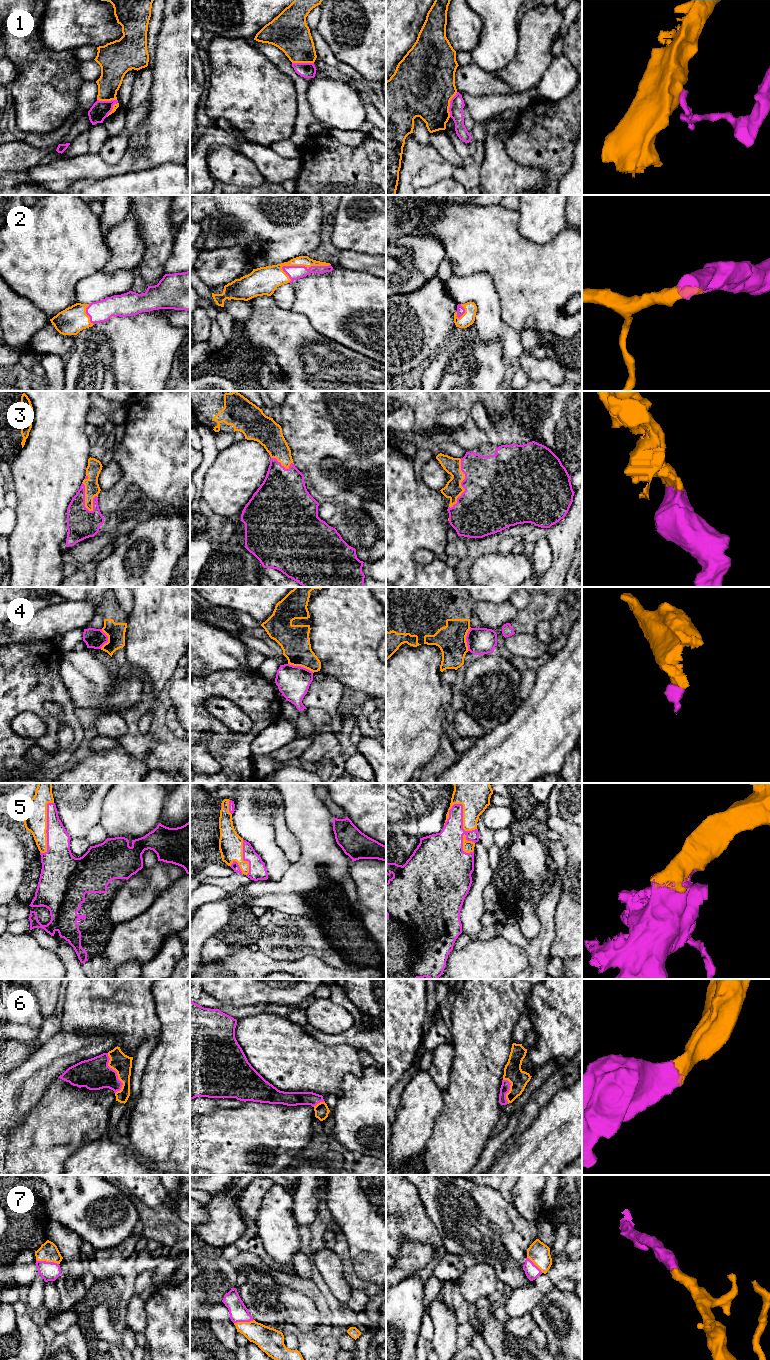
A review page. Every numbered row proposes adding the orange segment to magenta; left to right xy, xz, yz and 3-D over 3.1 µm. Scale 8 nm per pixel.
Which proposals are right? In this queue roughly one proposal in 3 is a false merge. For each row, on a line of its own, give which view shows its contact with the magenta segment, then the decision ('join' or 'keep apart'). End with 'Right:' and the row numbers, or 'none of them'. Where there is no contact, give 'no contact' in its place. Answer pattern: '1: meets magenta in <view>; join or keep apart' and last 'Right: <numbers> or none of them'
1: meets magenta in yz; keep apart
2: meets magenta in xz; join
3: meets magenta in yz; join
4: meets magenta in xz; keep apart
5: meets magenta in yz; join
6: meets magenta in xy; join
7: meets magenta in xy; join
Right: 2, 3, 5, 6, 7

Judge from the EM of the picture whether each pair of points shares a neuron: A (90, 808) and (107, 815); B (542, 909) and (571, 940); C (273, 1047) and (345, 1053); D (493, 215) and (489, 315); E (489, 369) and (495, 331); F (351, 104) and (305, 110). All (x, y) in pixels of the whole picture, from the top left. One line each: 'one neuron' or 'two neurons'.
A: two neurons
B: two neurons
C: one neuron
D: two neurons
E: two neurons
F: two neurons

